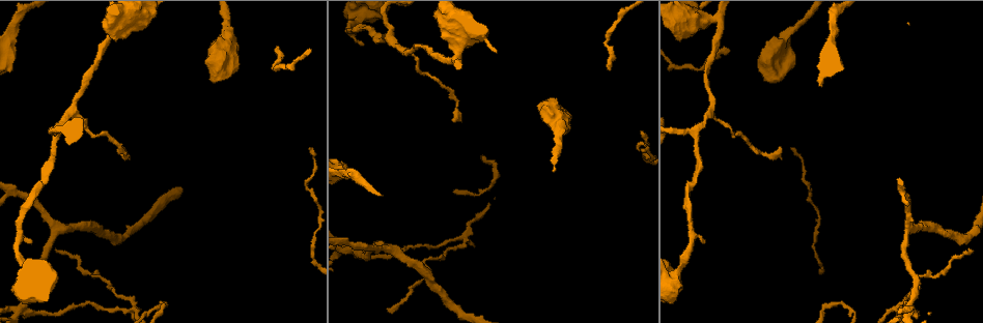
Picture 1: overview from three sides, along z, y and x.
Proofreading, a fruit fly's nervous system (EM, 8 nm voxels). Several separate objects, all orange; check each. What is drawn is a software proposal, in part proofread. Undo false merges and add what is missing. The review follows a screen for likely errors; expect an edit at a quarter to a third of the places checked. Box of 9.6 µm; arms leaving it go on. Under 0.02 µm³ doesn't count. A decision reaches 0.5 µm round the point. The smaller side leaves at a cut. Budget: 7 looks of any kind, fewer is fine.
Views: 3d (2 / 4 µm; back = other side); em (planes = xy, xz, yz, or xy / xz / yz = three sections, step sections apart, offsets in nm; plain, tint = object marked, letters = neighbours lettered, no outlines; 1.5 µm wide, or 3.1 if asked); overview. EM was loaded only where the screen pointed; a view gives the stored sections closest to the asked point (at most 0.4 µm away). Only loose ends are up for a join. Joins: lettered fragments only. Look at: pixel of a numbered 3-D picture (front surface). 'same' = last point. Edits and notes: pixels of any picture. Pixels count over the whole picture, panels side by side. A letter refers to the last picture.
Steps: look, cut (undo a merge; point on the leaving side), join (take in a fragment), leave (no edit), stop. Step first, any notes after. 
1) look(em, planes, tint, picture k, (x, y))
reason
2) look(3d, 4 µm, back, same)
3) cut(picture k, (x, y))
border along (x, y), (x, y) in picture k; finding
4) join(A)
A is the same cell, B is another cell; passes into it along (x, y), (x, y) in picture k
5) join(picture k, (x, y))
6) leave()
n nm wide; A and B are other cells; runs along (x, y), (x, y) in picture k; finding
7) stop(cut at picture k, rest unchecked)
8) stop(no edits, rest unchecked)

look(3d, 4 µm, picture 1, (32, 241))
free end

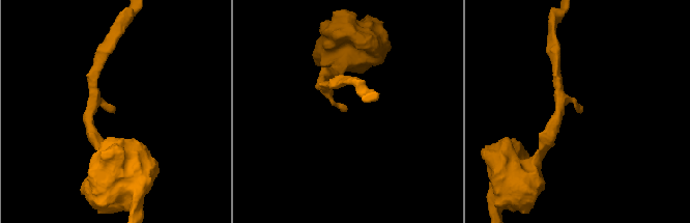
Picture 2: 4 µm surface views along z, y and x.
look(em, planes, letters, picture 2, (113, 112))

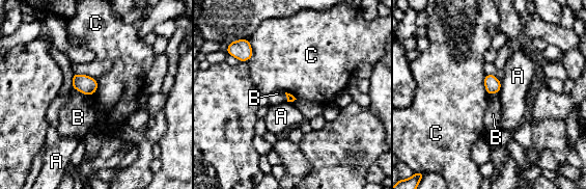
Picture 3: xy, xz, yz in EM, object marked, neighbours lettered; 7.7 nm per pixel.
leave()
C touches over 180 nm; A, B and C are other cells; border along (249, 39), (252, 56), (247, 61) in picture 3; none of them fits

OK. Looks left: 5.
look(em, planes, plain, picture 1, (908, 307))

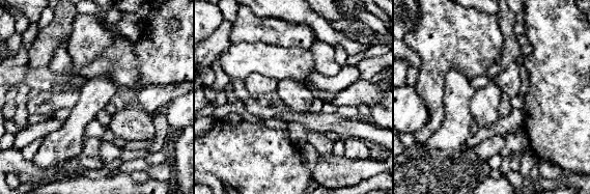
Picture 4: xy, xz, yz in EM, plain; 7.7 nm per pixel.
look(em, planes, letters, same)
see the neighbours

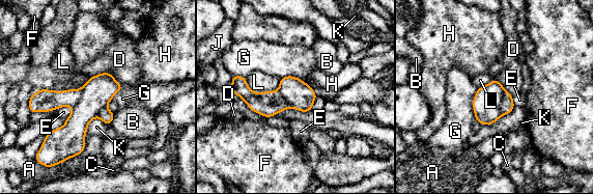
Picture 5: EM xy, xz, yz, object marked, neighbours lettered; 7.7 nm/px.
cut(picture 5, (507, 105))
A, B, C, D, E, F, G, H, J, K and L are other cells; two cells meet here

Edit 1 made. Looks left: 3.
look(overview)

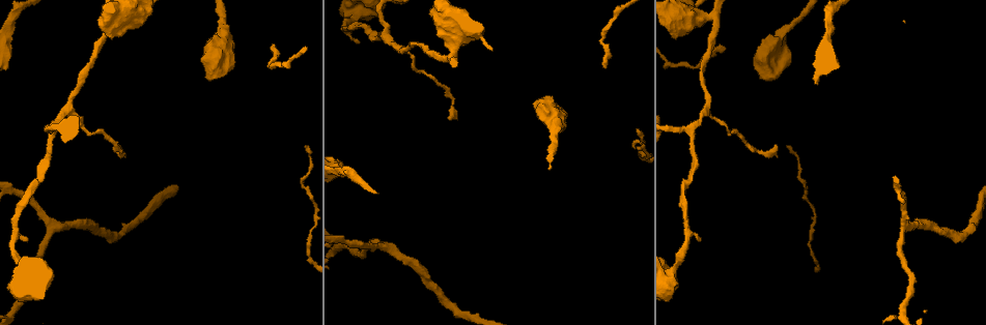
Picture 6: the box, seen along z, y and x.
look(em, planes, letters, picture 6, (221, 43))
sudden change in width

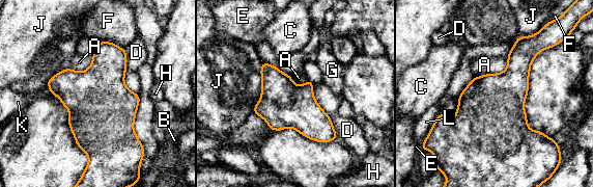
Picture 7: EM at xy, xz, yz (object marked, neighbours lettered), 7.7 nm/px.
leave()
A, B, C, D, E, F, G, H, J, K and L are other cells; border along (508, 58), (503, 71), (475, 77) in picture 7; one cell here

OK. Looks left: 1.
stop(cut at picture 5, rest unchecked)

